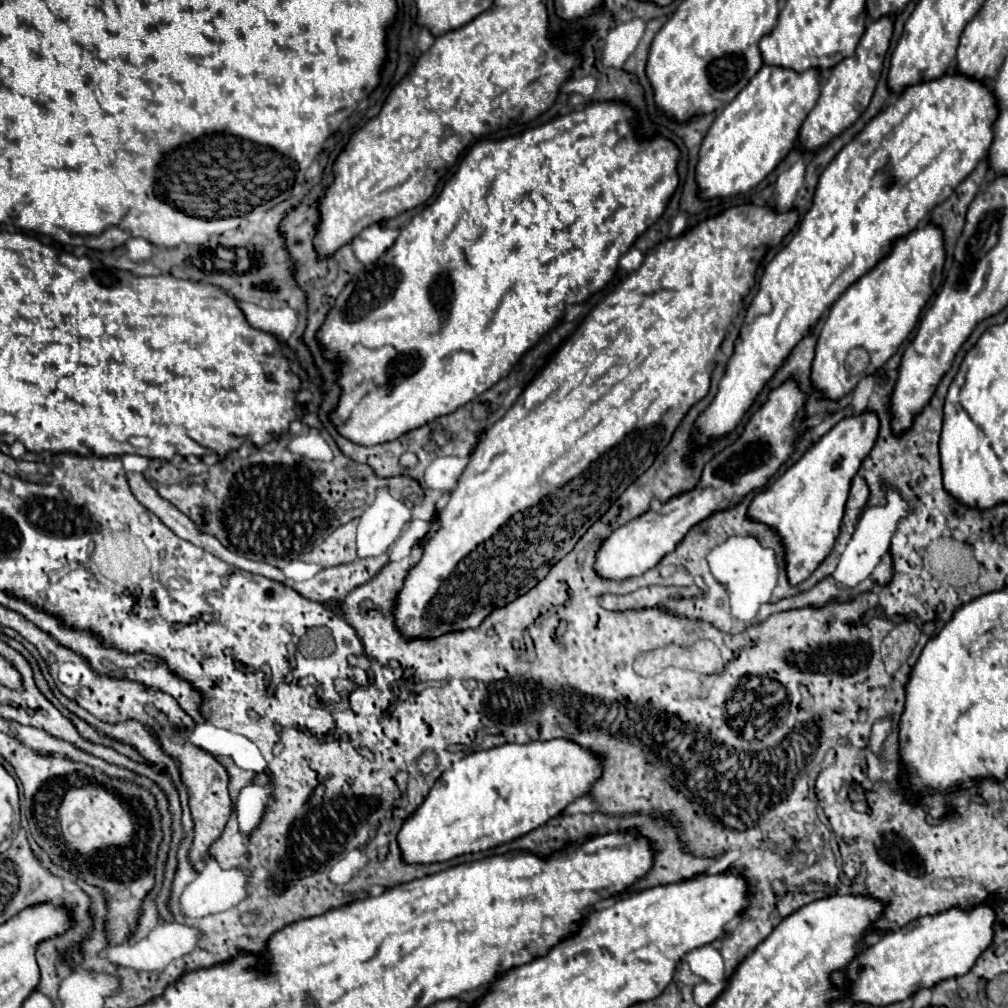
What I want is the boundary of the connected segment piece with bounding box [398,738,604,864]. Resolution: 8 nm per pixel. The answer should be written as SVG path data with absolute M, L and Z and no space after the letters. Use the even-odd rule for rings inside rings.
M552 738L544 742L528 744L502 744L498 748L472 752L466 758L452 764L434 784L422 806L406 820L398 834L398 844L402 858L408 864L430 864L446 862L454 856L468 852L482 852L504 842L510 842L518 836L528 834L530 830L542 826L550 818L562 814L562 810L572 804L576 798L586 796L590 788L600 780L604 772L604 756L594 754L580 744L566 738Z

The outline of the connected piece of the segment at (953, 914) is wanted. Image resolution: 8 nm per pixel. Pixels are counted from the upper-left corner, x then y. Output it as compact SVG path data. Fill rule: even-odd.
M988 894L986 900L970 906L968 910L948 908L938 916L922 916L918 920L912 920L898 930L871 933L872 946L858 954L848 972L834 972L832 982L838 988L848 986L850 996L846 1000L888 1006L906 1000L920 988L932 988L942 980L962 976L970 972L978 956L994 942L998 906L998 896ZM860 966L862 970L858 972Z

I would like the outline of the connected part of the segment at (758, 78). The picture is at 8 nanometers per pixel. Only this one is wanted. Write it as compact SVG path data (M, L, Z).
M764 64L750 84L716 116L702 142L696 166L700 194L704 198L722 198L758 186L796 144L802 122L818 102L820 88L820 68L796 72Z

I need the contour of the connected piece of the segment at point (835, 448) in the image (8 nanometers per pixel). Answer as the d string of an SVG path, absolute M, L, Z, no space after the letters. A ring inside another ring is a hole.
M864 410L858 416L846 416L796 464L792 464L770 488L754 496L748 514L778 530L786 546L786 572L790 584L806 580L830 554L844 516L850 480L858 472L860 462L872 450L874 440L878 438L878 428L880 420L872 410Z

